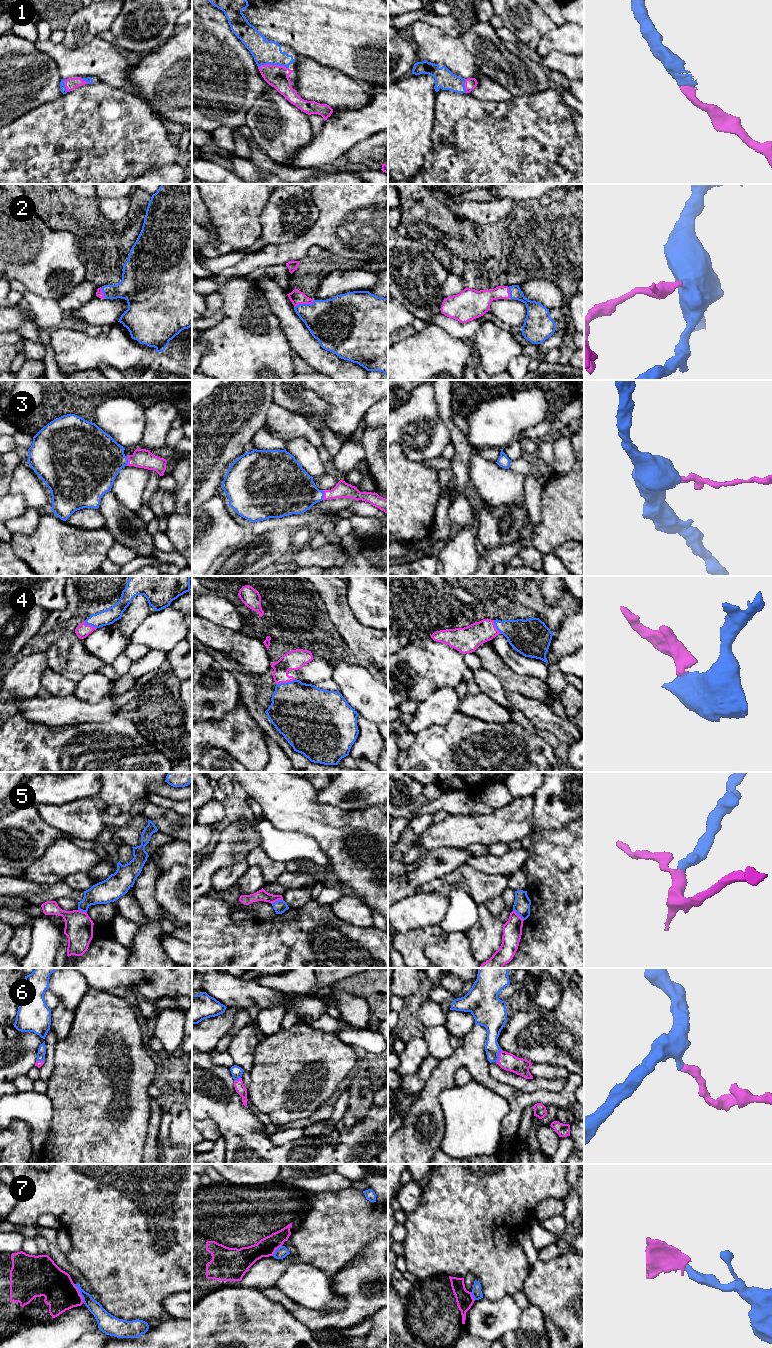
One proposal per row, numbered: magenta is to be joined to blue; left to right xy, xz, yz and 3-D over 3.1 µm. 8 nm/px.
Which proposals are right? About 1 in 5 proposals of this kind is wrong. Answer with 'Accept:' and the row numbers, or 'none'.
Accept: 1, 2, 3, 4, 6

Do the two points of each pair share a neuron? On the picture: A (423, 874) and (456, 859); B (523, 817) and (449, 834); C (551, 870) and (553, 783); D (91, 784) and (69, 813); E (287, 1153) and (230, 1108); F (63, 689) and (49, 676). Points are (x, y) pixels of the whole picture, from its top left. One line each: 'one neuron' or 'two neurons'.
A: one neuron
B: one neuron
C: two neurons
D: two neurons
E: one neuron
F: one neuron

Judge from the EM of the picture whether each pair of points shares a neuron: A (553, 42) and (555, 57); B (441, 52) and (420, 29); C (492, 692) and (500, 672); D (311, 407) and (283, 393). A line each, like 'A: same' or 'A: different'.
A: different
B: same
C: different
D: same

